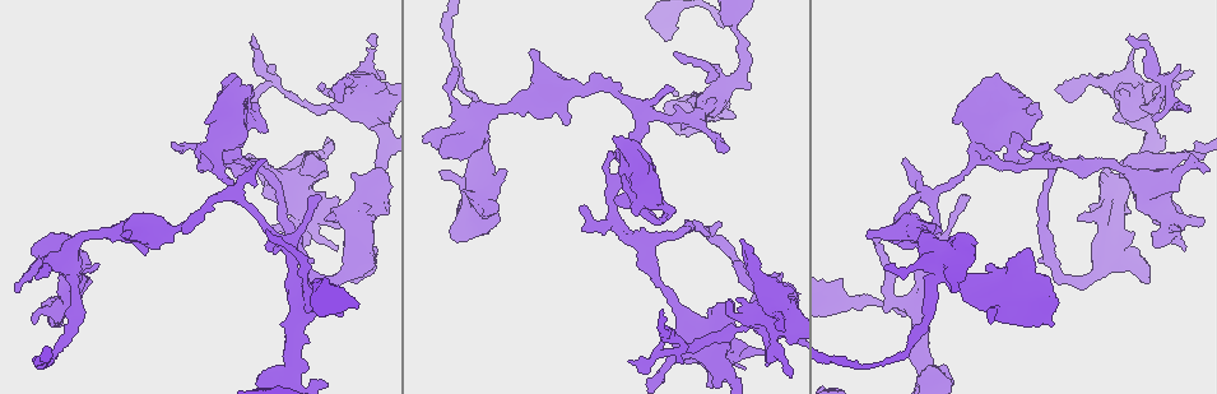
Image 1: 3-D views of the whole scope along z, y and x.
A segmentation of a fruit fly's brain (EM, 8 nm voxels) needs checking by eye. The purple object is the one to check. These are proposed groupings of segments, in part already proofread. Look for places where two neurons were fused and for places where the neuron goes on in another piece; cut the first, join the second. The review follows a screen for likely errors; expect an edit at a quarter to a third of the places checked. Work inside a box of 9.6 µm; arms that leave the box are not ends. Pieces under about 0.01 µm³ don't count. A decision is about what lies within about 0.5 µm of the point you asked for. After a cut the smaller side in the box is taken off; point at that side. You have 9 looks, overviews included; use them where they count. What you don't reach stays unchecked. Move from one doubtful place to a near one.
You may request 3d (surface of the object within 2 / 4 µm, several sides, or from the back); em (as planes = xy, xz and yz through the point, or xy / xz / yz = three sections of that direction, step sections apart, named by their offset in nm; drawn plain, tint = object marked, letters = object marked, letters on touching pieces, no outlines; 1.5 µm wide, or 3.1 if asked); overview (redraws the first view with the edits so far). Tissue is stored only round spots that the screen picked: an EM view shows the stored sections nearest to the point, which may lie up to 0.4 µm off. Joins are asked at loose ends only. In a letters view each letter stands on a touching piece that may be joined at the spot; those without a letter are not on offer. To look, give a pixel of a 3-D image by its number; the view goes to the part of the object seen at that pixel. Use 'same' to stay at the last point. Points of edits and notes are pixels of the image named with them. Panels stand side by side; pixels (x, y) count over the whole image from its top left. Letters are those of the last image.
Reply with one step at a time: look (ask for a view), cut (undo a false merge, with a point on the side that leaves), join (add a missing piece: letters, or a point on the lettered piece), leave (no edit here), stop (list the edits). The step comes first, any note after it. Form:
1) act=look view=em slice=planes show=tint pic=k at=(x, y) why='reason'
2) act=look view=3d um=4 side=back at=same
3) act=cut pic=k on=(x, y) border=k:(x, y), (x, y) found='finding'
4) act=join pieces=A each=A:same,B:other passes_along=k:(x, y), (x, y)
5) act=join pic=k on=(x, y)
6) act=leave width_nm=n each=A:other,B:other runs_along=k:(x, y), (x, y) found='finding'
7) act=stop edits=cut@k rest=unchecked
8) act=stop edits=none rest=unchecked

act=look view=3d um=4 side=back pic=1 at=(686, 119) why='three arms meet'

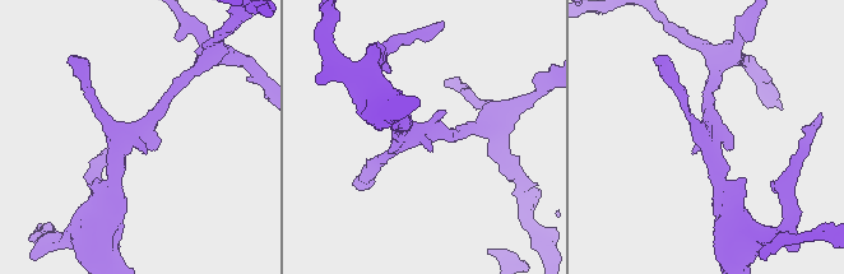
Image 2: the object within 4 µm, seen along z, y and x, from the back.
act=look view=em slice=planes show=letters pic=2 at=(422, 133) arms=3

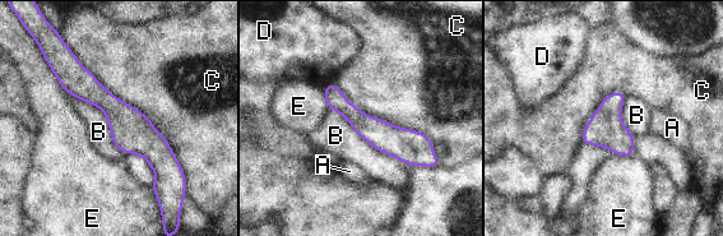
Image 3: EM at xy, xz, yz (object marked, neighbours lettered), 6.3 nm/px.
act=leave each=A:other,B:other,C:other,D:other,E:other found='all the same neuron'

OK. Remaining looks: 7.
act=look view=3d um=2 pic=1 at=(269, 168) why='sudden change in width'

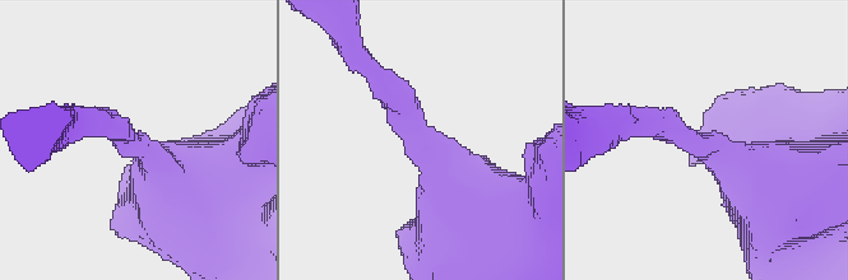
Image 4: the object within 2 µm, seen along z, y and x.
act=look view=em slice=planes show=plain pic=4 at=(421, 135) arm_widths_nm=200,750 why='now the EM'

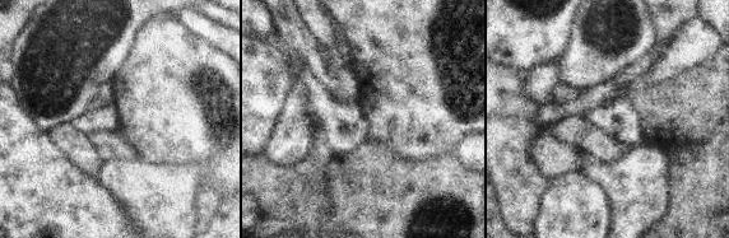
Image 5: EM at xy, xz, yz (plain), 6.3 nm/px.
act=look view=em slice=planes show=letters at=same

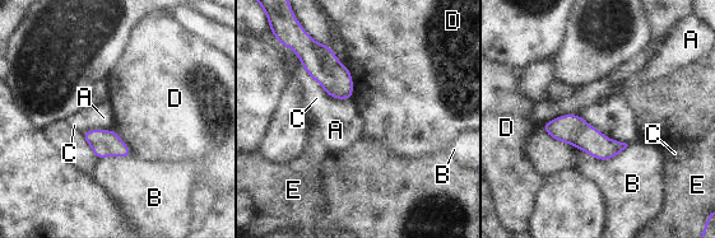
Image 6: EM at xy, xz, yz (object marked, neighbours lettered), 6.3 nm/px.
act=leave each=A:other,B:other,C:other,D:other,E:other border=6:(347, 65), (352, 79), (352, 98) found='all the same neuron'

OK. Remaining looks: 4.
act=look view=em slice=planes show=letters pic=1 at=(674, 212) why='stops while still wide'

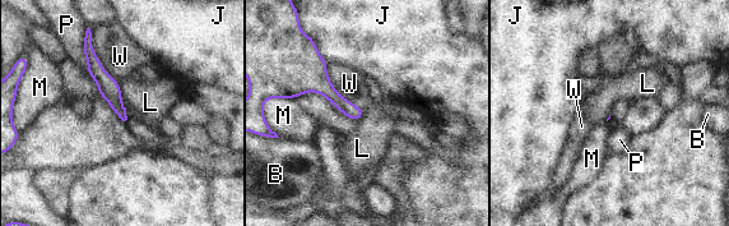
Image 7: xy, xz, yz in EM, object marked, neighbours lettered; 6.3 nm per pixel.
act=leave each=B:other,J:other,L:other,M:other,P:other,W:other found='no lettered piece goes on from it'

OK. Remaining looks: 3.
act=look view=3d um=2 pic=1 at=(738, 328)

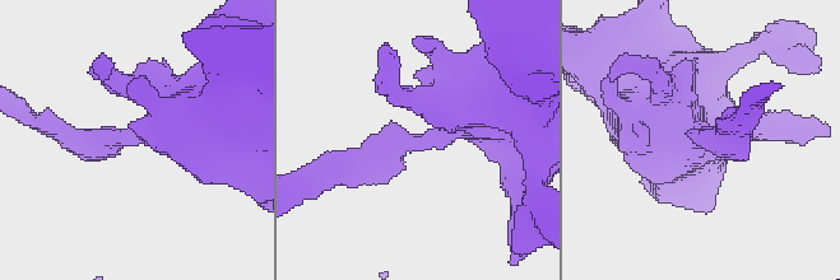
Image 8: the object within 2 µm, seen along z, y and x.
act=look view=em slice=planes show=plain pic=8 at=(708, 135)

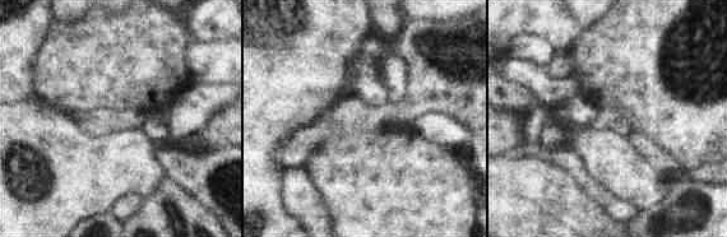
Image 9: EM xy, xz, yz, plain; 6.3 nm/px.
act=look view=em slice=planes show=letters at=same

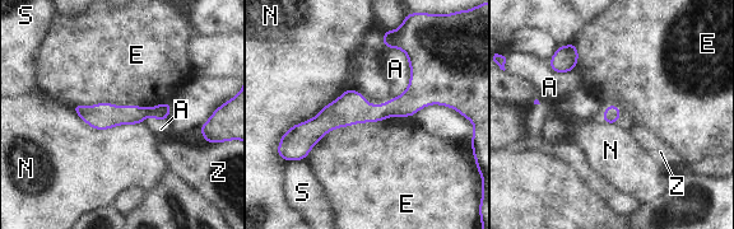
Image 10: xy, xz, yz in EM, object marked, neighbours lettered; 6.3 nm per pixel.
act=leave each=A:other,E:other,N:other,S:other,Z:other border=10:(410, 116), (333, 129), (305, 159) found='continuous, no second neuron'

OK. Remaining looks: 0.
act=stop edits=none rest=unchecked

